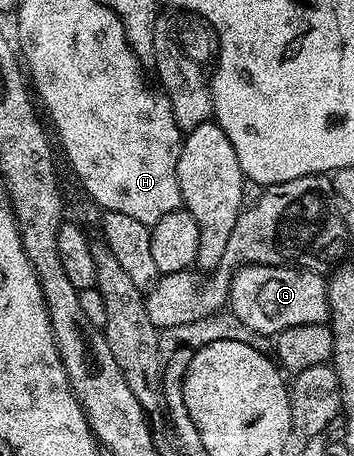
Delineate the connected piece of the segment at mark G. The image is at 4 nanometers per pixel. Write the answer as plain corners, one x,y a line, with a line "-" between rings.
246,264
233,273
228,308
250,330
271,337
290,326
325,323
329,312
326,284
321,273
308,269

